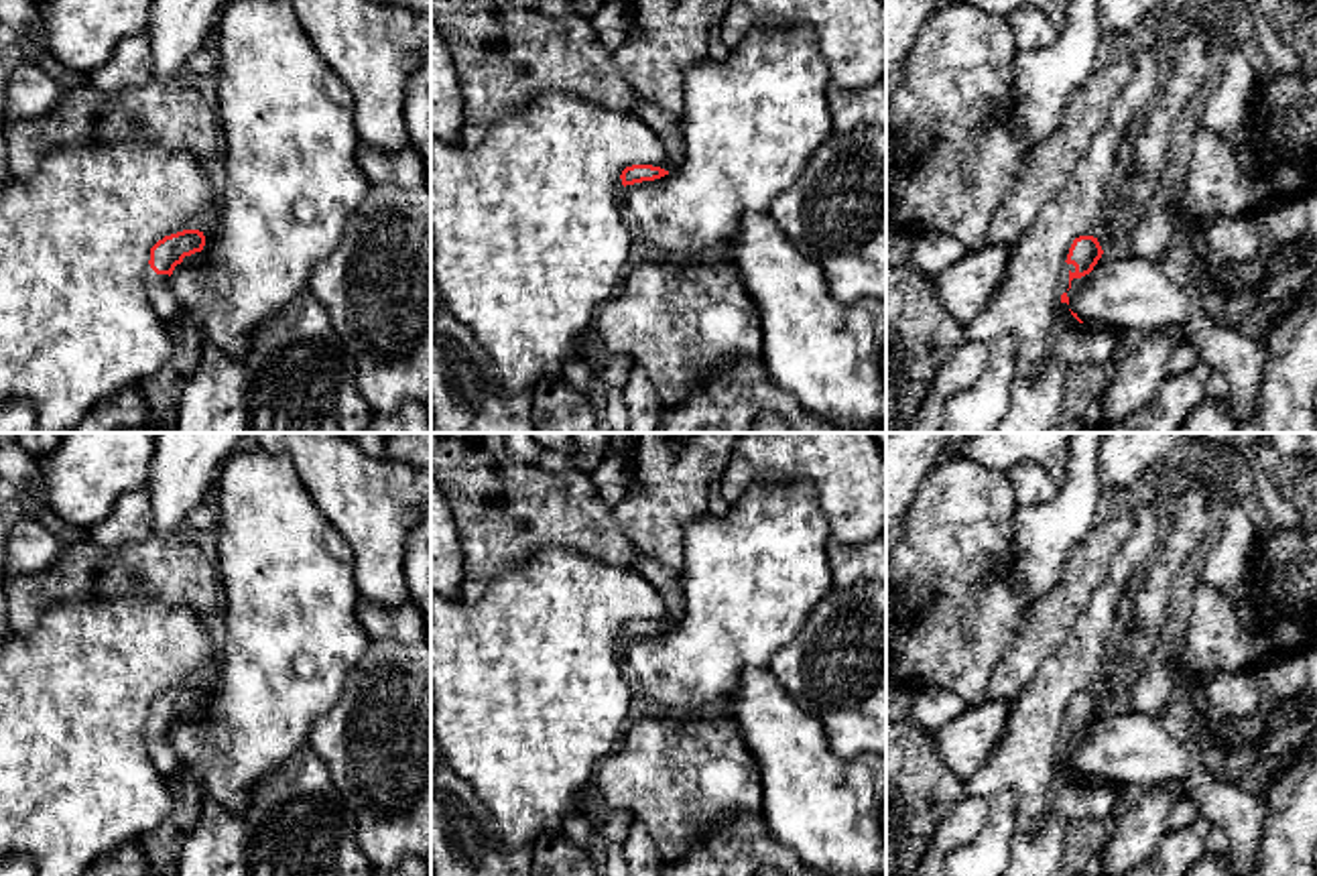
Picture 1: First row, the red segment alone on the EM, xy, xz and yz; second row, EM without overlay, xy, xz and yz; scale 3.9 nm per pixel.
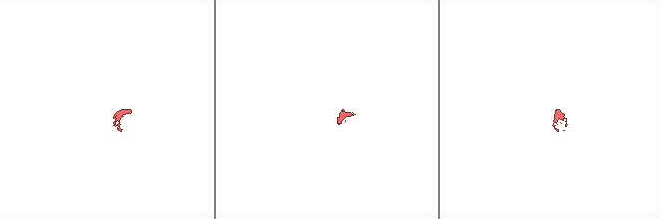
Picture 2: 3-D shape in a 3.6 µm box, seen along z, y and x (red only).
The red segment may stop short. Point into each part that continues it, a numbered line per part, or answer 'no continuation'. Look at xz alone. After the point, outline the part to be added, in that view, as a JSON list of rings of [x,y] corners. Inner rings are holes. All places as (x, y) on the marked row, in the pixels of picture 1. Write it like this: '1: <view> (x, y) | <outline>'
1: xz (665, 127) | [[[640,96],[636,106],[636,116],[663,140],[667,157],[661,169],[673,173],[679,169],[685,157],[685,138],[671,114],[667,114],[658,104]]]

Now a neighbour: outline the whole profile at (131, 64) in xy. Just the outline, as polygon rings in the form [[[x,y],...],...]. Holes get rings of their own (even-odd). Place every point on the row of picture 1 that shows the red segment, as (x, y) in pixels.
[[[148,33],[126,37],[112,57],[87,73],[87,81],[102,93],[118,93],[124,87],[138,87],[152,79],[152,47]]]

